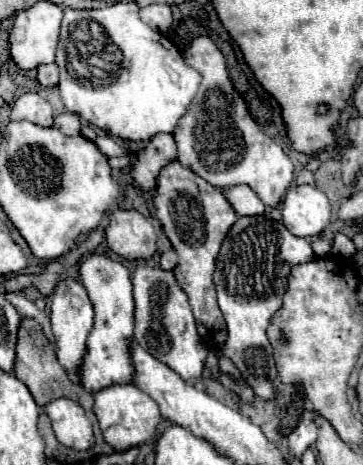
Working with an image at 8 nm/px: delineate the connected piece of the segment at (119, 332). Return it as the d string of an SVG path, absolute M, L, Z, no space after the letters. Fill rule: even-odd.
M92 254L80 264L80 280L92 302L106 302L106 306L94 306L94 328L88 336L88 352L80 370L82 386L88 392L98 392L112 384L128 384L134 376L134 298L128 268L120 260L112 260L104 254Z

